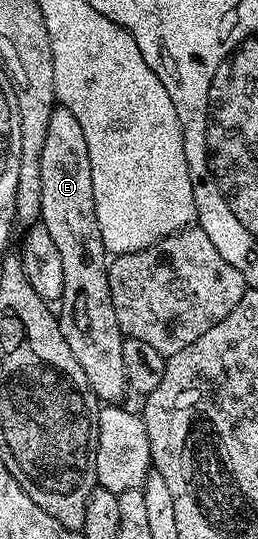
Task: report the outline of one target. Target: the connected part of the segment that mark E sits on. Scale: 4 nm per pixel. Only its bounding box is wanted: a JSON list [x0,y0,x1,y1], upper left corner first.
[41,106,129,405]

